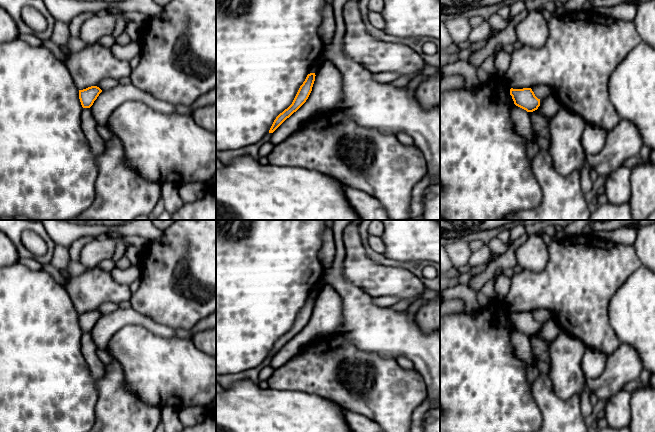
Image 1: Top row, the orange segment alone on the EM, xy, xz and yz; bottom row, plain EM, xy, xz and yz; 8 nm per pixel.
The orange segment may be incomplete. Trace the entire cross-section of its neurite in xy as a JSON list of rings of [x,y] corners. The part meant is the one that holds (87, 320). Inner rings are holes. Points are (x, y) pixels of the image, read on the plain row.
[[[91,310],[79,314],[79,323],[83,332],[90,332],[102,314],[97,310]]]

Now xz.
[[[310,297],[307,299],[305,305],[300,310],[292,328],[276,341],[269,354],[269,357],[273,357],[287,342],[289,342],[306,326],[312,315],[315,300],[315,297]]]

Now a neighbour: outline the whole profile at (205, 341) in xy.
[[[216,328],[195,333],[192,341],[200,351],[216,357]]]

